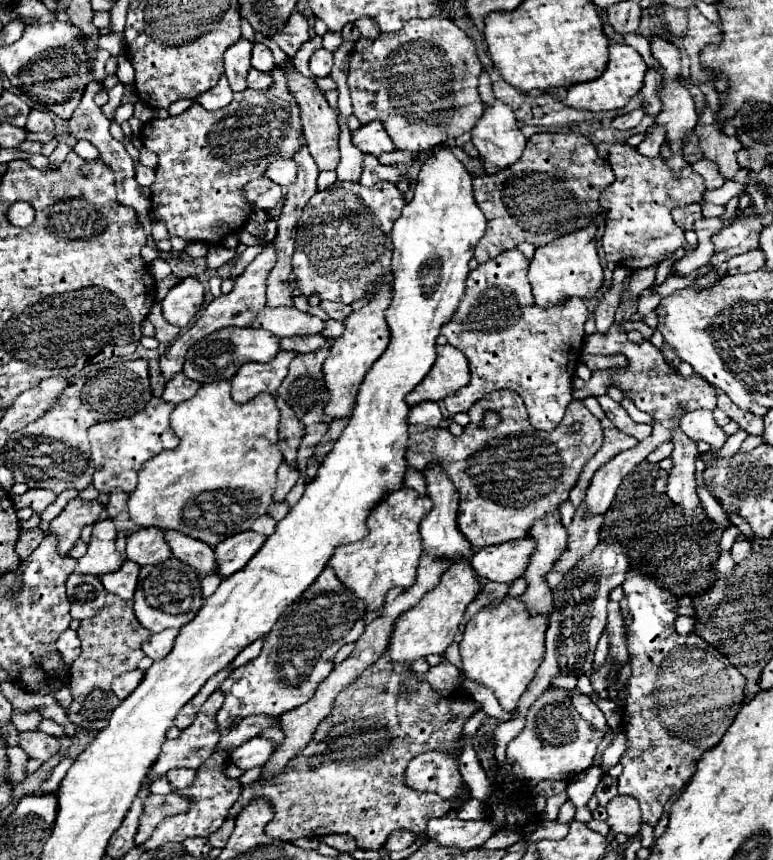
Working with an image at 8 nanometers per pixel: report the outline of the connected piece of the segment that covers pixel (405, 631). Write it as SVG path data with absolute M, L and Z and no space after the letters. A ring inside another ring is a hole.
M460 561L460 563L454 563L454 567L448 567L442 573L440 583L434 589L430 589L428 593L424 593L424 597L418 601L416 607L404 611L396 619L392 635L390 635L390 643L384 651L384 655L388 655L392 663L412 663L430 653L442 655L446 651L446 647L454 641L462 615L464 615L468 603L478 595L478 591L480 591L478 575L474 573L474 569L468 563Z

